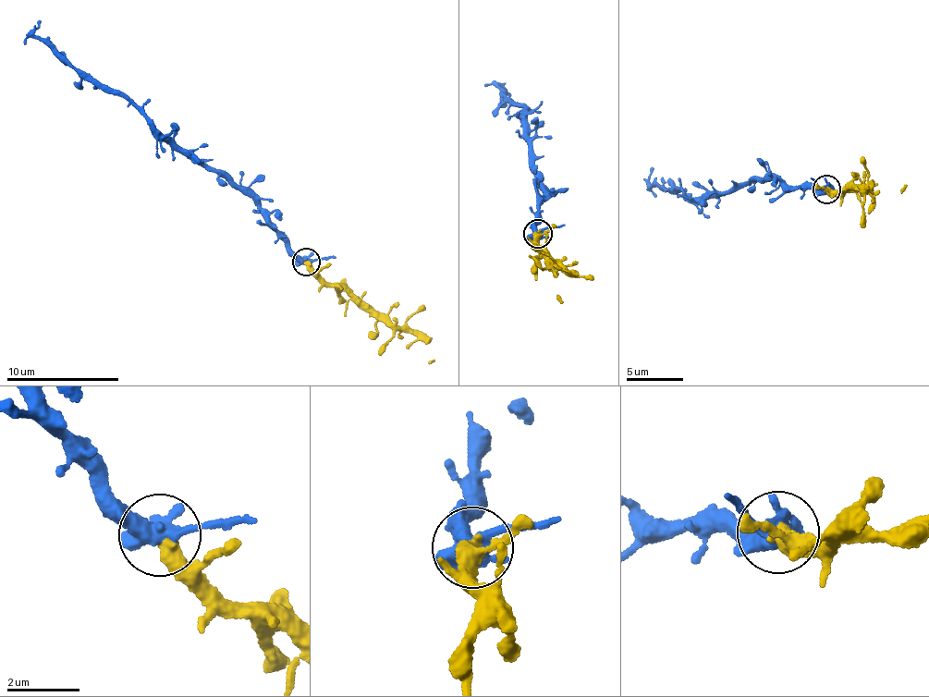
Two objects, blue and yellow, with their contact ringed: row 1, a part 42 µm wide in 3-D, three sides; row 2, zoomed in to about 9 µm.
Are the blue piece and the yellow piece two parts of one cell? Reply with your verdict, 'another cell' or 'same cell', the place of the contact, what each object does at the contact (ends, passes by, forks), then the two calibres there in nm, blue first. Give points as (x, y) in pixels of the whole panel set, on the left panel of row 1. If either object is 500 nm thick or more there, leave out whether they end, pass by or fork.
same cell | (306, 262) | blue forks | yellow ends | 380/460 nm

